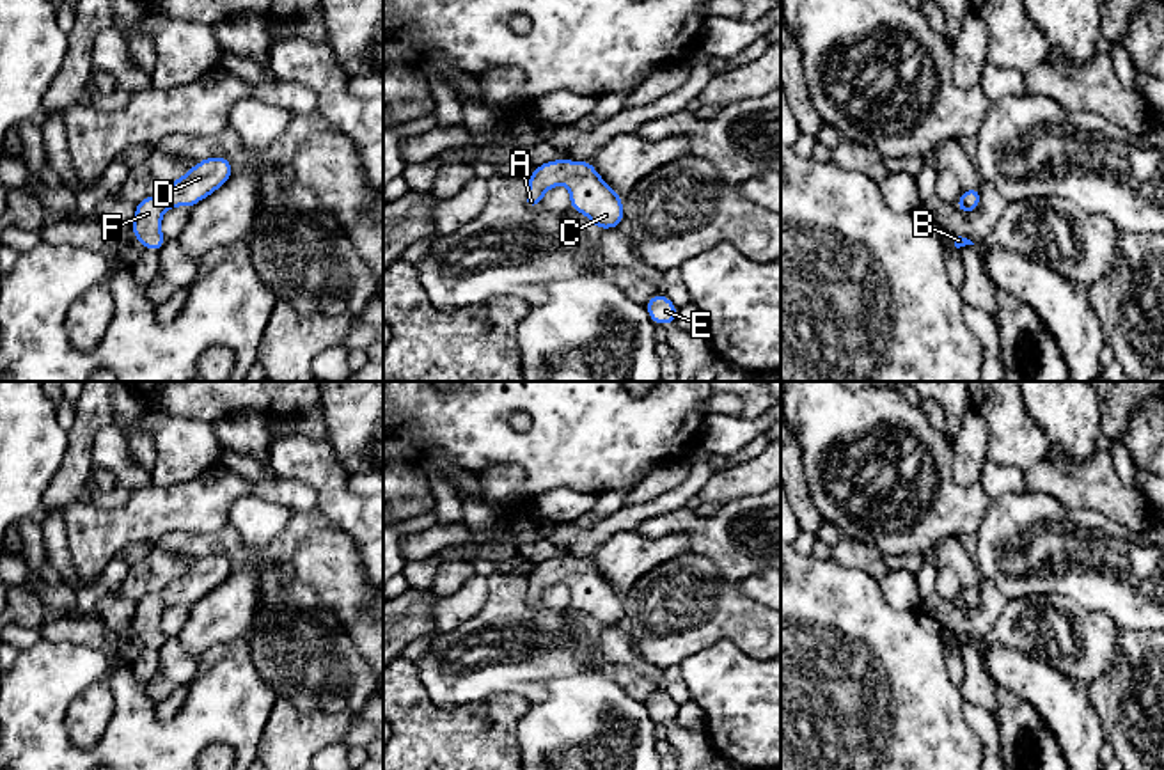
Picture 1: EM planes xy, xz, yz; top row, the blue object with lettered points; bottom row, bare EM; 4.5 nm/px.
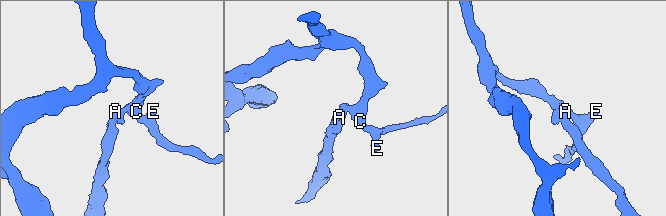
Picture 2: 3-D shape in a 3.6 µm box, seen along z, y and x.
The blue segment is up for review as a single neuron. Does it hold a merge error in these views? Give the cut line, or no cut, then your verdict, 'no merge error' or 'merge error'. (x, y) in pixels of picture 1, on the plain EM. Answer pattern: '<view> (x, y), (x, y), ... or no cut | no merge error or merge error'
no cut | no merge error

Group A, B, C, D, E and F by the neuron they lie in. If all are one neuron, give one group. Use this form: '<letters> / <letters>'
A B C D E F

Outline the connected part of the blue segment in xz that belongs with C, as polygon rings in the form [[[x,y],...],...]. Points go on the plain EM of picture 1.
[[[552,557],[529,573],[525,603],[534,607],[543,593],[564,580],[570,585],[570,605],[582,610],[600,628],[623,623],[623,594],[594,568],[593,559]]]

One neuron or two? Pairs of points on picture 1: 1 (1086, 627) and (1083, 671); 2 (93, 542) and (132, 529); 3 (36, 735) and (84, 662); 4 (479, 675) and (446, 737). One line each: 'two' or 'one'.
1: one
2: one
3: one
4: two

